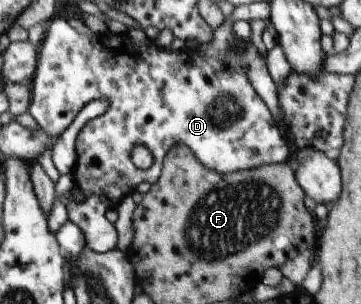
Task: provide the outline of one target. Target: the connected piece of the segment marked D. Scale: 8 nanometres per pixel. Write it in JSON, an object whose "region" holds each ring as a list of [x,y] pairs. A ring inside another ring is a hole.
{"region":[[[51,17],[47,21],[44,38],[37,49],[35,71],[28,82],[30,102],[27,112],[38,127],[55,139],[84,104],[97,98],[108,101],[105,113],[89,120],[76,135],[76,156],[71,173],[73,186],[63,194],[67,201],[64,207],[68,220],[81,230],[84,245],[89,249],[103,253],[117,247],[114,224],[103,214],[107,209],[117,208],[124,195],[133,195],[141,182],[152,184],[157,181],[162,159],[173,143],[185,144],[201,165],[218,174],[288,161],[289,149],[272,113],[238,66],[240,51],[247,41],[236,38],[234,34],[232,40],[231,50],[224,57],[211,59],[189,47],[174,53],[153,45],[148,39],[133,44],[127,35],[108,33],[104,29],[89,37],[77,33],[63,18]],[[135,144],[141,144],[152,155],[152,164],[146,170],[137,169],[131,163],[130,151]],[[74,189],[83,195],[83,200],[70,199],[67,193]]]}

